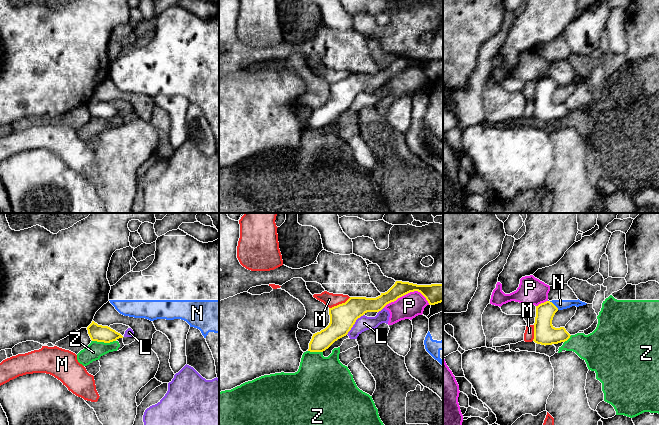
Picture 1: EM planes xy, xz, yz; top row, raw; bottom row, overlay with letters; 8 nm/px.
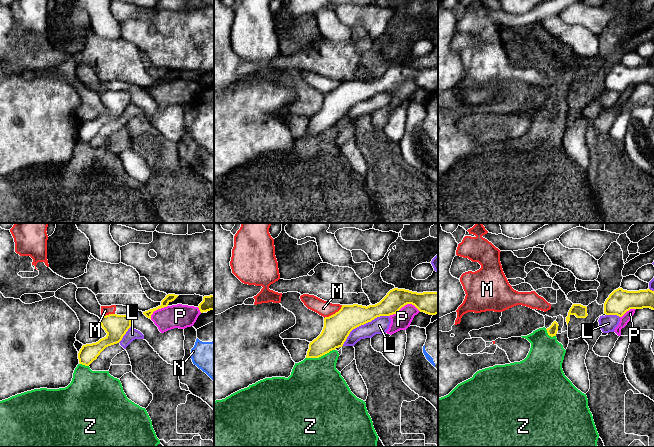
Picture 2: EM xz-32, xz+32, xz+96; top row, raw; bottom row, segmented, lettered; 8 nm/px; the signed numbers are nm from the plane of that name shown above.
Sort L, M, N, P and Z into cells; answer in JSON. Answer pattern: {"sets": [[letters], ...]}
{"sets": [["L"], ["M"], ["N"], ["P"], ["Z"]]}

